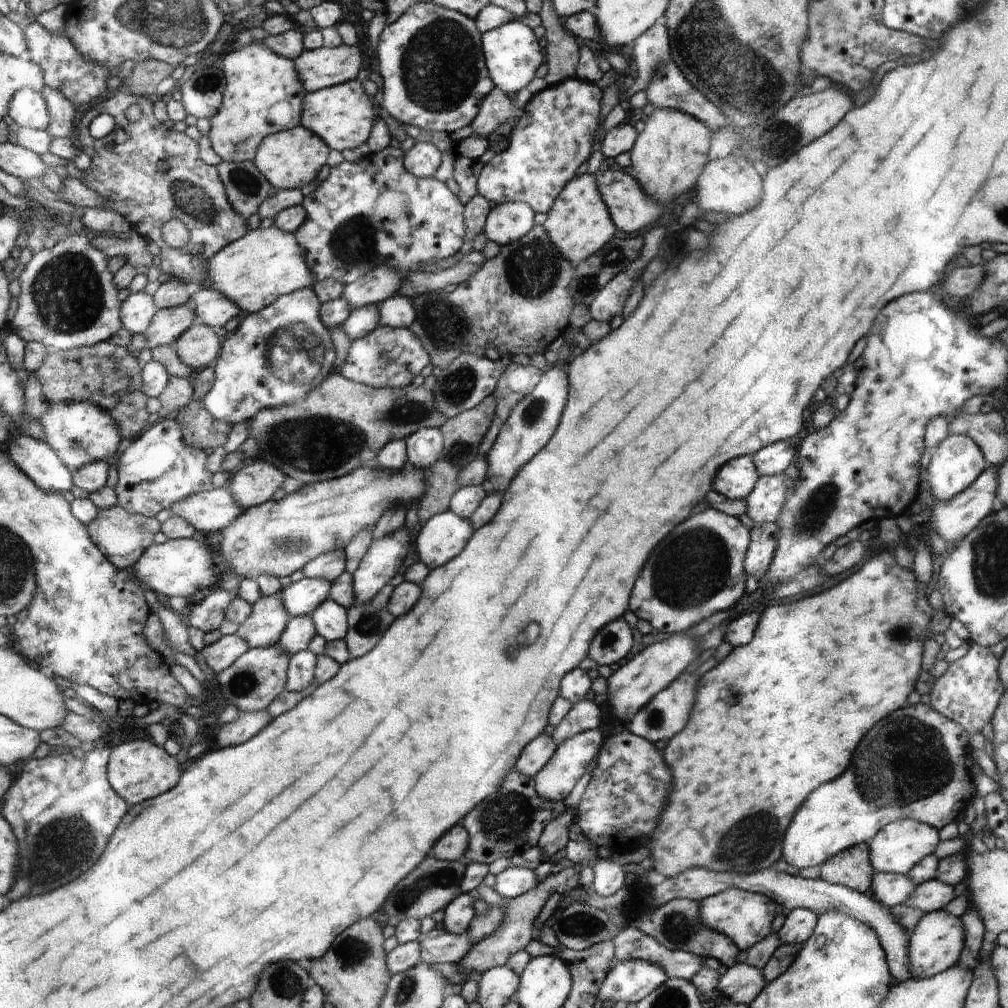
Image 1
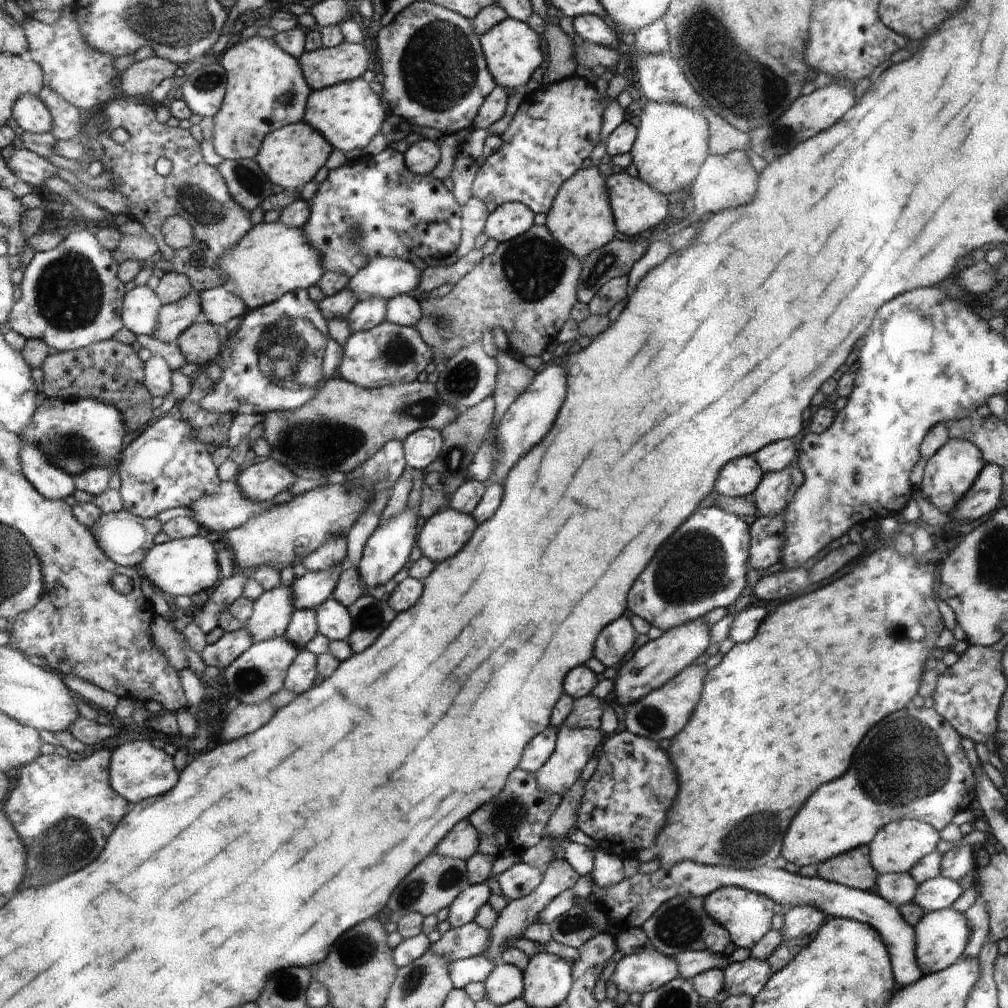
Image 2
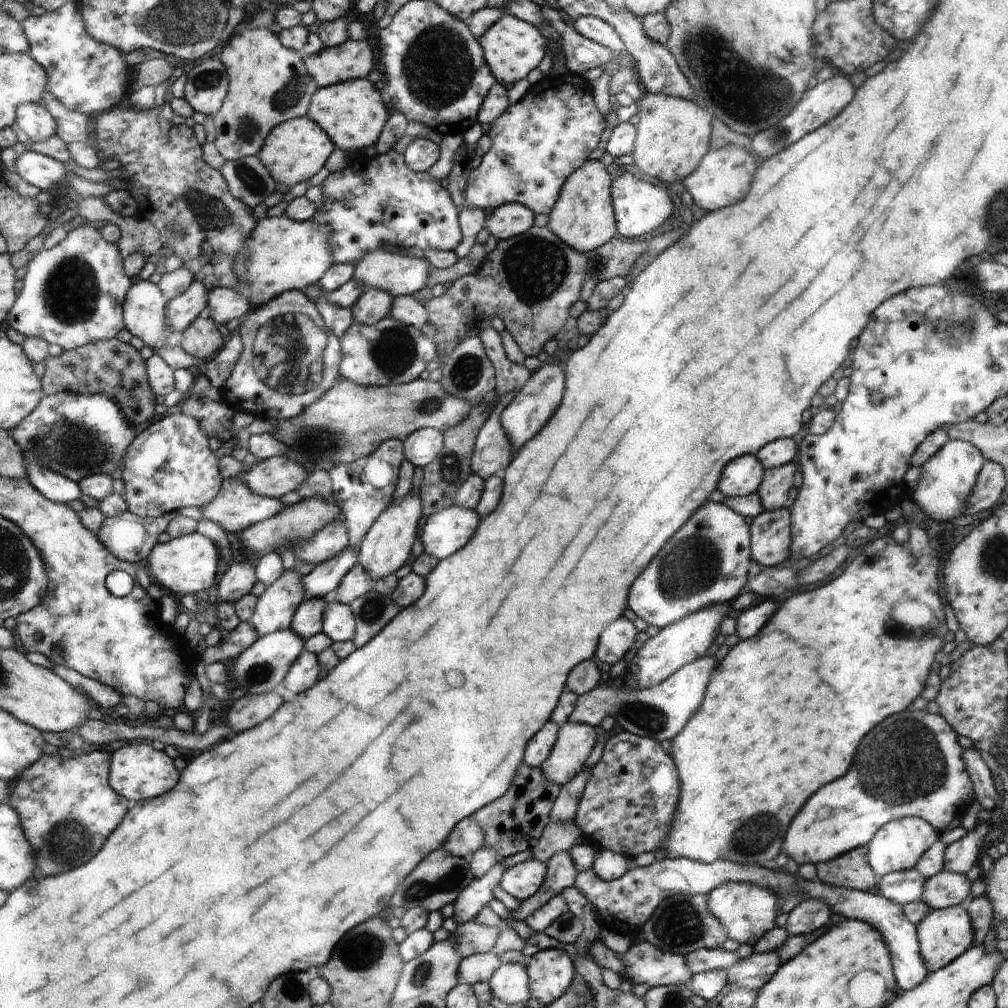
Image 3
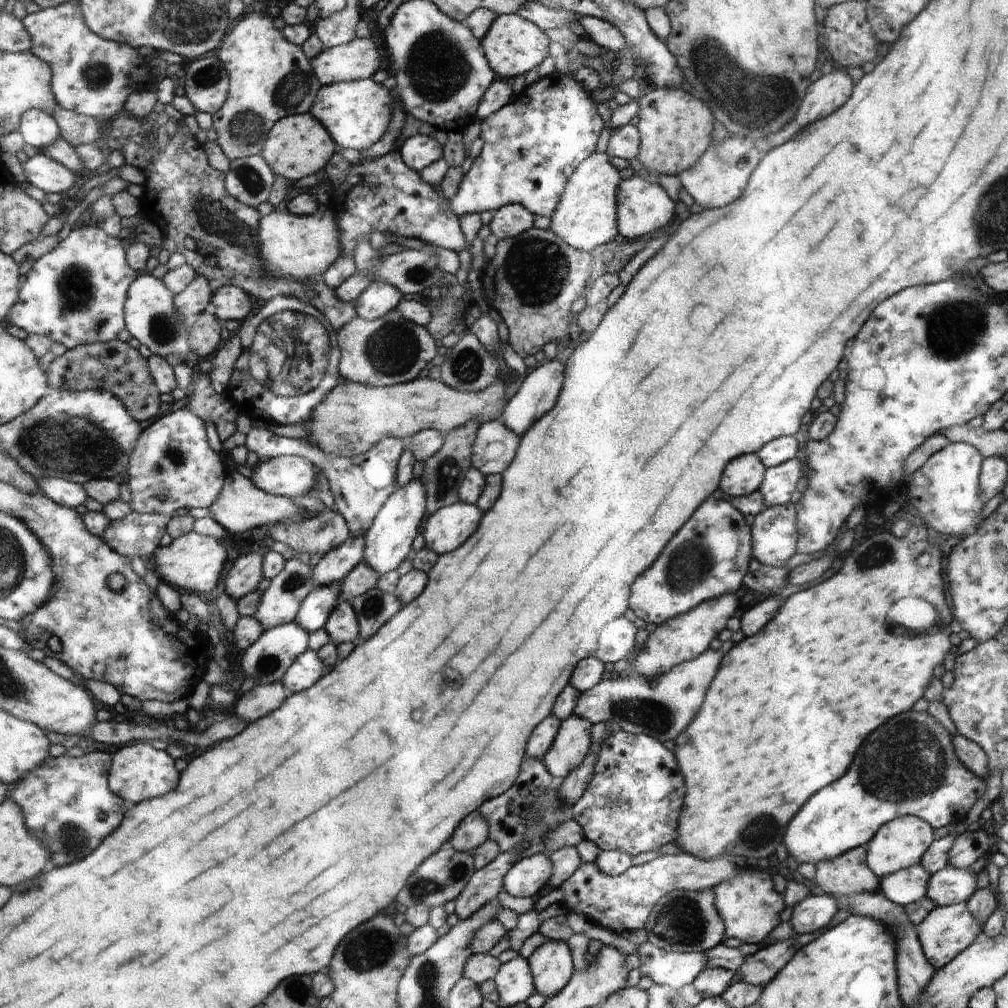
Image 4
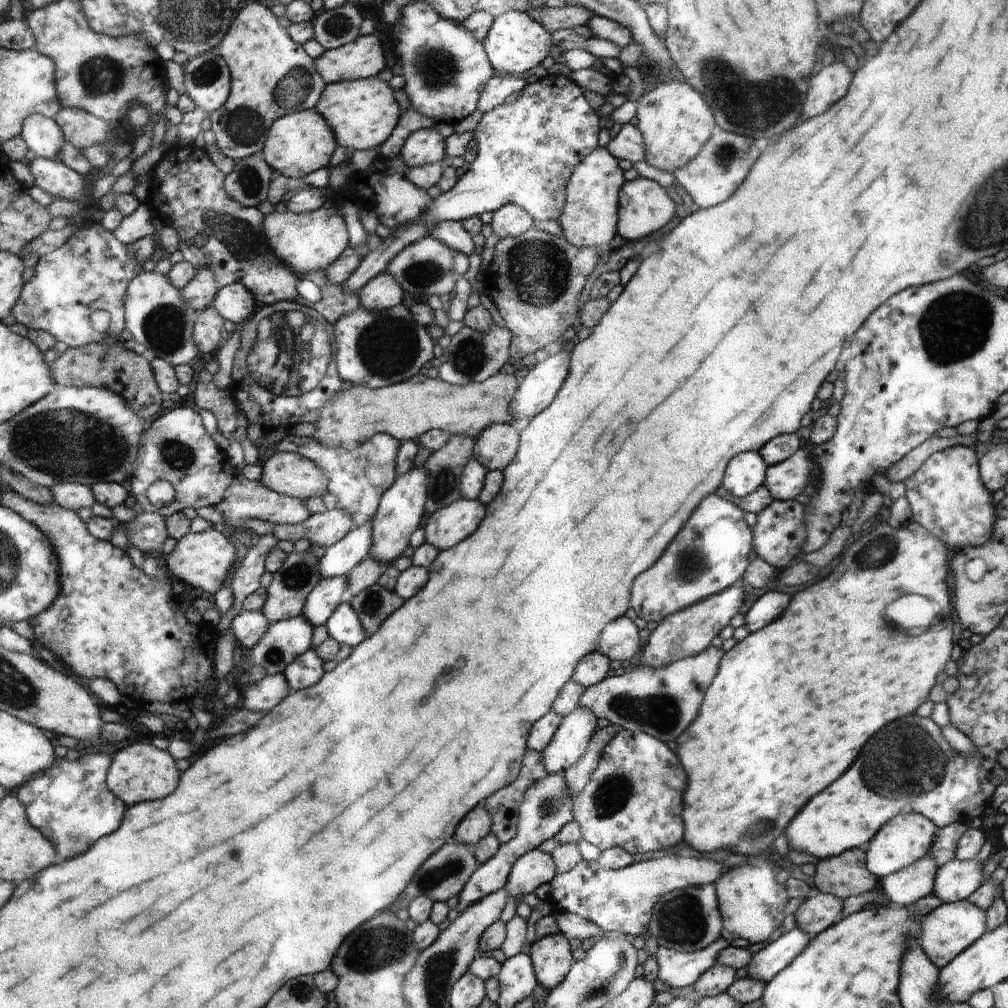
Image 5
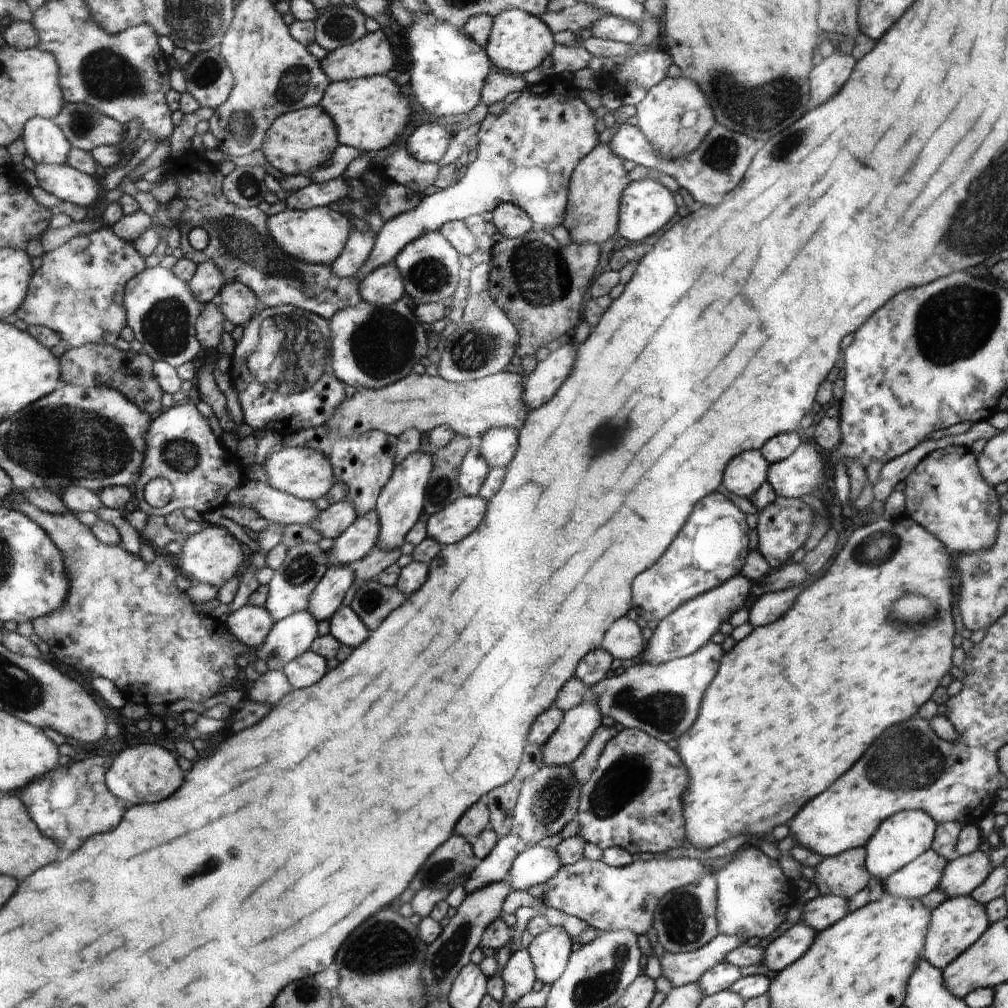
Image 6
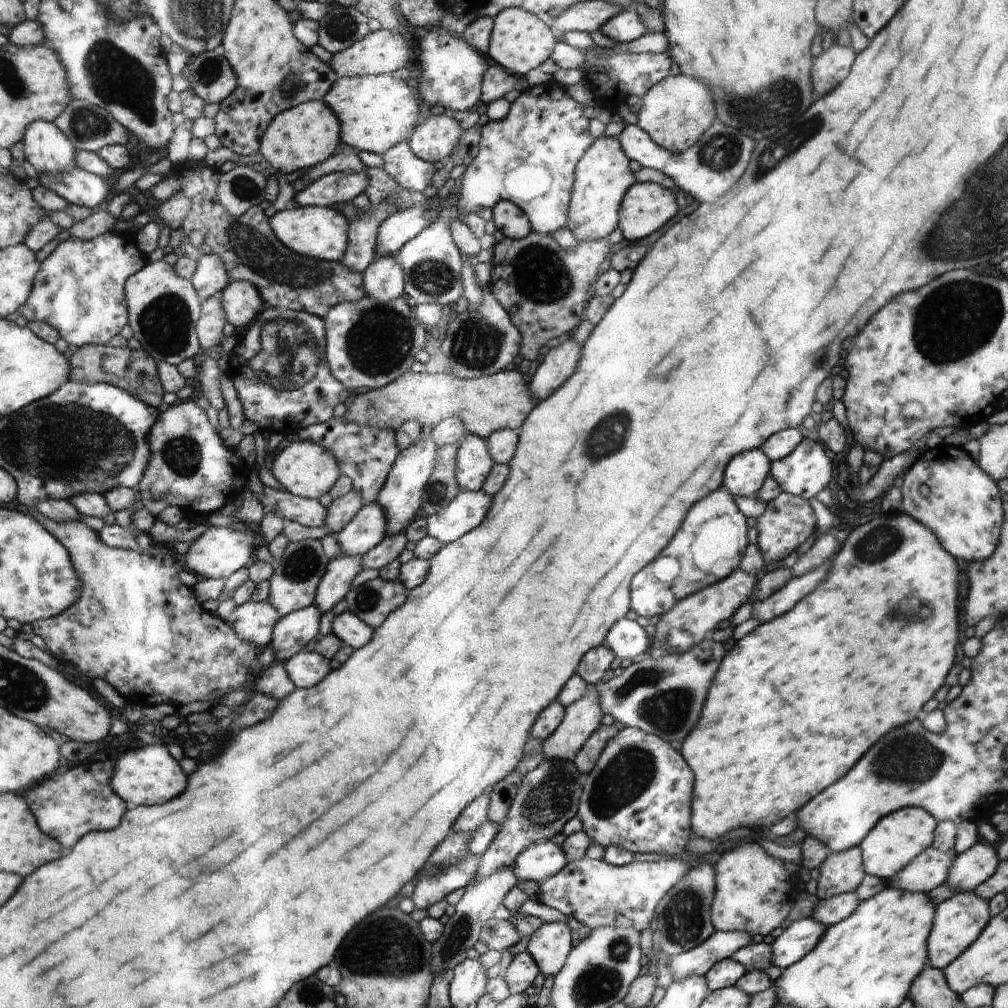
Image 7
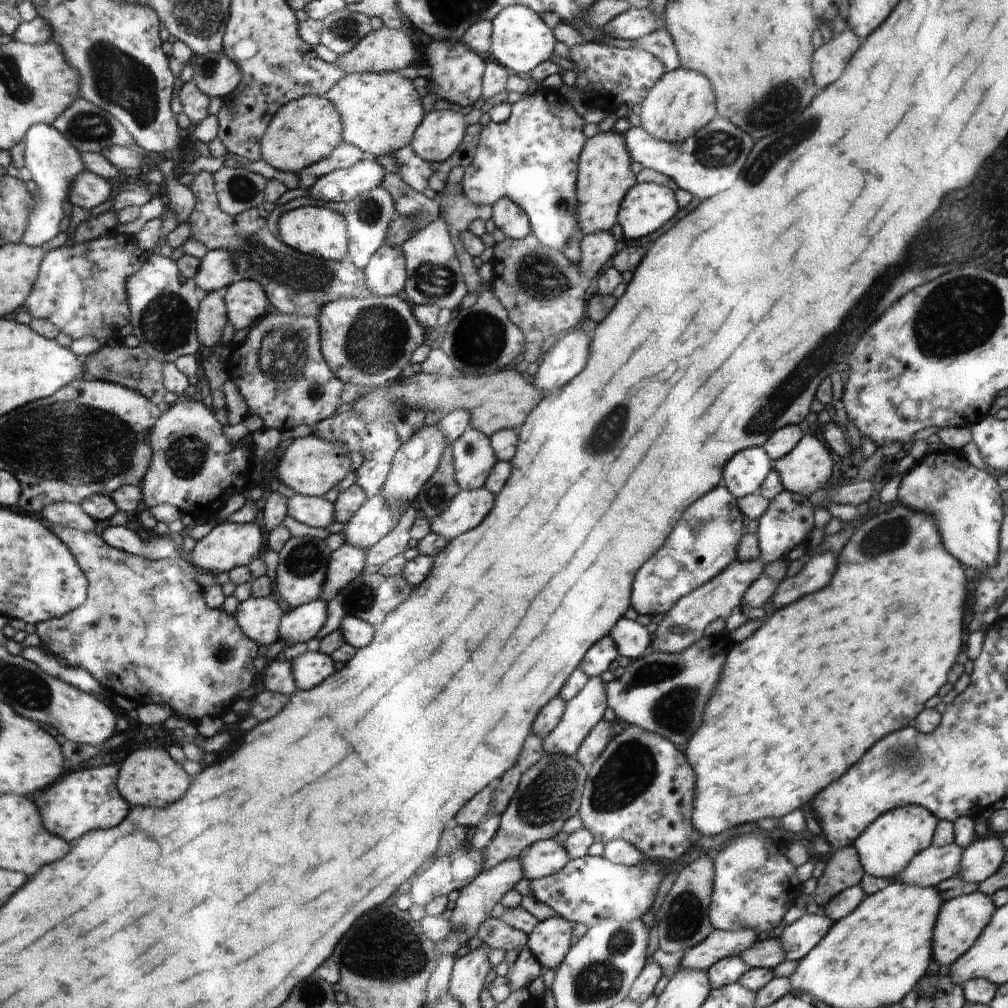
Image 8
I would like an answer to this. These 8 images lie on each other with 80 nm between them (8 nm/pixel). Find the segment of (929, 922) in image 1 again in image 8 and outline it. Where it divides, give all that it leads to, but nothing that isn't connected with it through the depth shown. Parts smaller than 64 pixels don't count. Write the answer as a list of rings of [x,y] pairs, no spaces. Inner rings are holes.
[[[979,891],[957,896],[942,904],[933,936],[933,952],[936,964],[941,968],[950,967],[956,960],[961,959],[974,946],[978,936],[981,936],[984,928],[990,923],[992,912],[994,912],[992,898]]]

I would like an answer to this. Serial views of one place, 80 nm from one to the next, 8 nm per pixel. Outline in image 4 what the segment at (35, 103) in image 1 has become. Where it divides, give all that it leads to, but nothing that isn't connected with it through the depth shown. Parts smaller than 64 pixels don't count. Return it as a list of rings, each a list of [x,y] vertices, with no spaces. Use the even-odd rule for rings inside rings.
[[[38,108],[26,112],[19,132],[24,136],[27,144],[38,149],[40,153],[44,153],[48,146],[63,138],[58,120],[53,114]]]

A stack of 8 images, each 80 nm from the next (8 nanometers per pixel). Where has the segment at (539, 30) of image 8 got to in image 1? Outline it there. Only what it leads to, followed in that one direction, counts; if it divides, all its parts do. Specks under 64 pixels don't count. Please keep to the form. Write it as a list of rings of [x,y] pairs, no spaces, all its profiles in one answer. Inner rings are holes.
[[[517,18],[486,31],[481,35],[481,40],[484,42],[485,63],[489,67],[489,75],[494,84],[509,96],[532,82],[538,66],[544,60],[534,32]]]

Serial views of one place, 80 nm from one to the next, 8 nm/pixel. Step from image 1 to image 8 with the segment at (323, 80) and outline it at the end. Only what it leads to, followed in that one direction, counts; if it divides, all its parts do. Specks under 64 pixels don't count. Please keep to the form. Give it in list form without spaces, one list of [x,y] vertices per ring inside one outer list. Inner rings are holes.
[[[383,26],[380,30],[371,30],[352,50],[339,56],[337,64],[344,74],[390,72],[390,70],[398,72],[398,66],[404,66],[410,54],[412,46],[402,31]]]

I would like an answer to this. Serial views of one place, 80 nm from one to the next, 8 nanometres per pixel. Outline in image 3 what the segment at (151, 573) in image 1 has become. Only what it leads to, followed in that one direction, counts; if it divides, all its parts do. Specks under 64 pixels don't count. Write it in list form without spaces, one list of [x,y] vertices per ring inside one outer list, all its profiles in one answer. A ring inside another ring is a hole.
[[[194,532],[171,539],[166,544],[156,544],[146,562],[148,562],[148,571],[146,572],[153,583],[181,597],[208,590],[216,582],[218,550],[208,537]]]

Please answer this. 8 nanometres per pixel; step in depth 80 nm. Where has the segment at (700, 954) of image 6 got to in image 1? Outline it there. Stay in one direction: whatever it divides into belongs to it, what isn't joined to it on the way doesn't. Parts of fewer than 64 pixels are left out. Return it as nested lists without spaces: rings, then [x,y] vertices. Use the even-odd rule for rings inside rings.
[[[648,961],[614,962],[597,992],[597,1000],[638,1002],[666,982],[668,973]]]

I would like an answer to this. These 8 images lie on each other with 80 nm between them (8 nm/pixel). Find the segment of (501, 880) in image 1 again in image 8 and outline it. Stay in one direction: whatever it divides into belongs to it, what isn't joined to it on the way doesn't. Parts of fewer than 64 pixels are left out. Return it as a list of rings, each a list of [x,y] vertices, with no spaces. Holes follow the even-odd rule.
[[[554,838],[545,839],[529,847],[528,854],[522,857],[522,873],[526,879],[538,879],[554,875],[556,872],[565,868],[570,862],[569,850],[565,845],[556,842]]]

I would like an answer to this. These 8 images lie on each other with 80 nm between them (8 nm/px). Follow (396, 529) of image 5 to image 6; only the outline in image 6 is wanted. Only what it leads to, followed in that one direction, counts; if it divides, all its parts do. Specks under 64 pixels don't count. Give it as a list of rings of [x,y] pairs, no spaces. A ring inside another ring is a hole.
[[[420,453],[406,457],[395,467],[390,480],[384,485],[377,498],[378,520],[380,521],[380,534],[377,538],[376,548],[385,551],[394,551],[400,548],[406,540],[408,530],[418,522],[422,514],[422,504],[425,504],[425,492],[428,488],[429,478],[433,470],[432,454]]]

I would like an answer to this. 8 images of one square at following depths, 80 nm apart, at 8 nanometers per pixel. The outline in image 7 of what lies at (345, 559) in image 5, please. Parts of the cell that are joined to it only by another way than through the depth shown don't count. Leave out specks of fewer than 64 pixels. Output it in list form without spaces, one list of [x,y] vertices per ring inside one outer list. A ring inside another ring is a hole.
[[[376,500],[363,505],[354,519],[336,534],[341,552],[348,552],[350,556],[367,555],[385,539],[388,526],[386,512]]]

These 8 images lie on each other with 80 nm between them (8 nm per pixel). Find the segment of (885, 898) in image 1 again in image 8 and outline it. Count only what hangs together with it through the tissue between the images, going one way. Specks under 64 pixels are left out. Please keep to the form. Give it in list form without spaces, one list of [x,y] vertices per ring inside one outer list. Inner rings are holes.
[[[932,844],[909,864],[898,879],[912,886],[935,888],[940,882],[960,874],[962,854],[964,848],[958,844]]]

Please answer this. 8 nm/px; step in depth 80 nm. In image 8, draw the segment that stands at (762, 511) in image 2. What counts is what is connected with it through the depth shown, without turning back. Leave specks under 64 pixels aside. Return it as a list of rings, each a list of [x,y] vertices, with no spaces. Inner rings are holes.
[[[807,434],[783,458],[773,461],[785,491],[810,497],[822,488],[832,474],[834,462],[828,448]]]

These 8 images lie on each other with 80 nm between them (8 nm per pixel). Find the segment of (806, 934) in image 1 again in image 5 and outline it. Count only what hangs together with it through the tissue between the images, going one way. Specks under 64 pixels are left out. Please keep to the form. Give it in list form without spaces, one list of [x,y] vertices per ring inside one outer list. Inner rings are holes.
[[[816,887],[801,903],[795,912],[796,925],[797,928],[804,929],[811,940],[829,927],[833,927],[836,918],[842,914],[844,904],[840,897],[822,893],[816,890]]]

